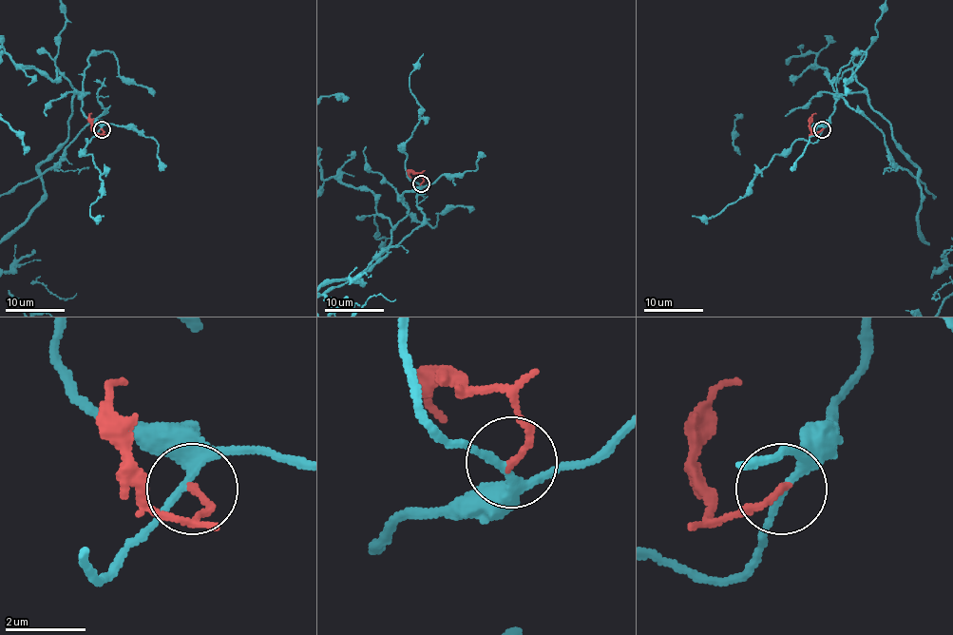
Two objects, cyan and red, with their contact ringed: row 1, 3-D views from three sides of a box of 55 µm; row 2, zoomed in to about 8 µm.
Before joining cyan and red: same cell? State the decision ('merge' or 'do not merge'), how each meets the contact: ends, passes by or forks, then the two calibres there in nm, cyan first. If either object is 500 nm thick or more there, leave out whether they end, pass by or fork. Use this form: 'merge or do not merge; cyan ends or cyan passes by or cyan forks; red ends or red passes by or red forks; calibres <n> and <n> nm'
do not merge; cyan passes by; red ends; calibres 170 and 160 nm

